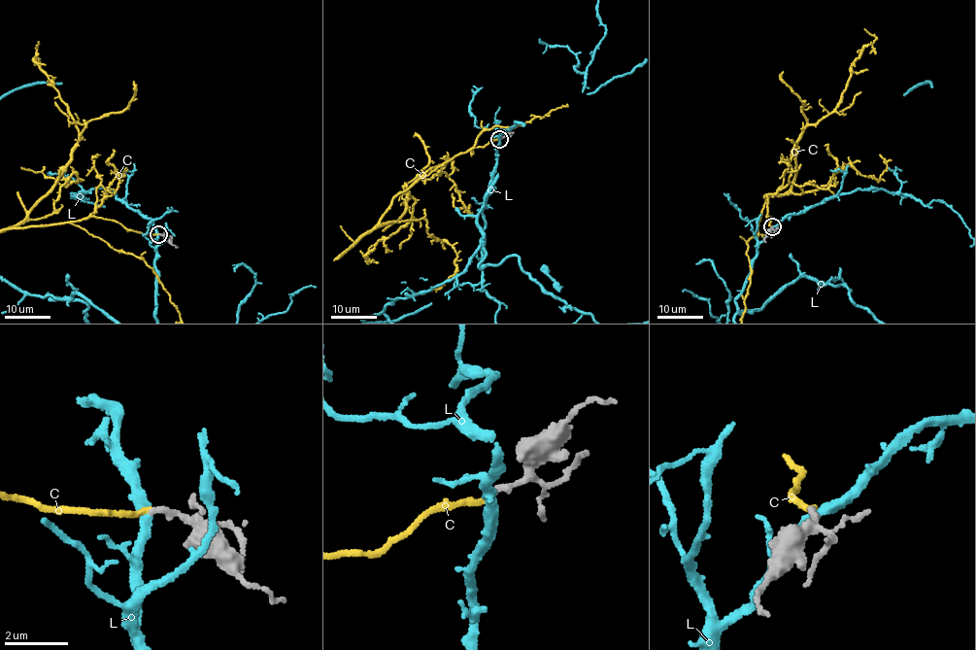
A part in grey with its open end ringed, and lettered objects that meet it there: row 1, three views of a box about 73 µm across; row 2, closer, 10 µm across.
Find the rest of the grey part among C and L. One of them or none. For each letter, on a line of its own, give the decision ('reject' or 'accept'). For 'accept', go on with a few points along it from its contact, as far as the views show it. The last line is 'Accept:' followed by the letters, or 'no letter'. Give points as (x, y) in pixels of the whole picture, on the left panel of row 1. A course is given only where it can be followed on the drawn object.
C: accept
L: reject
Accept: C

